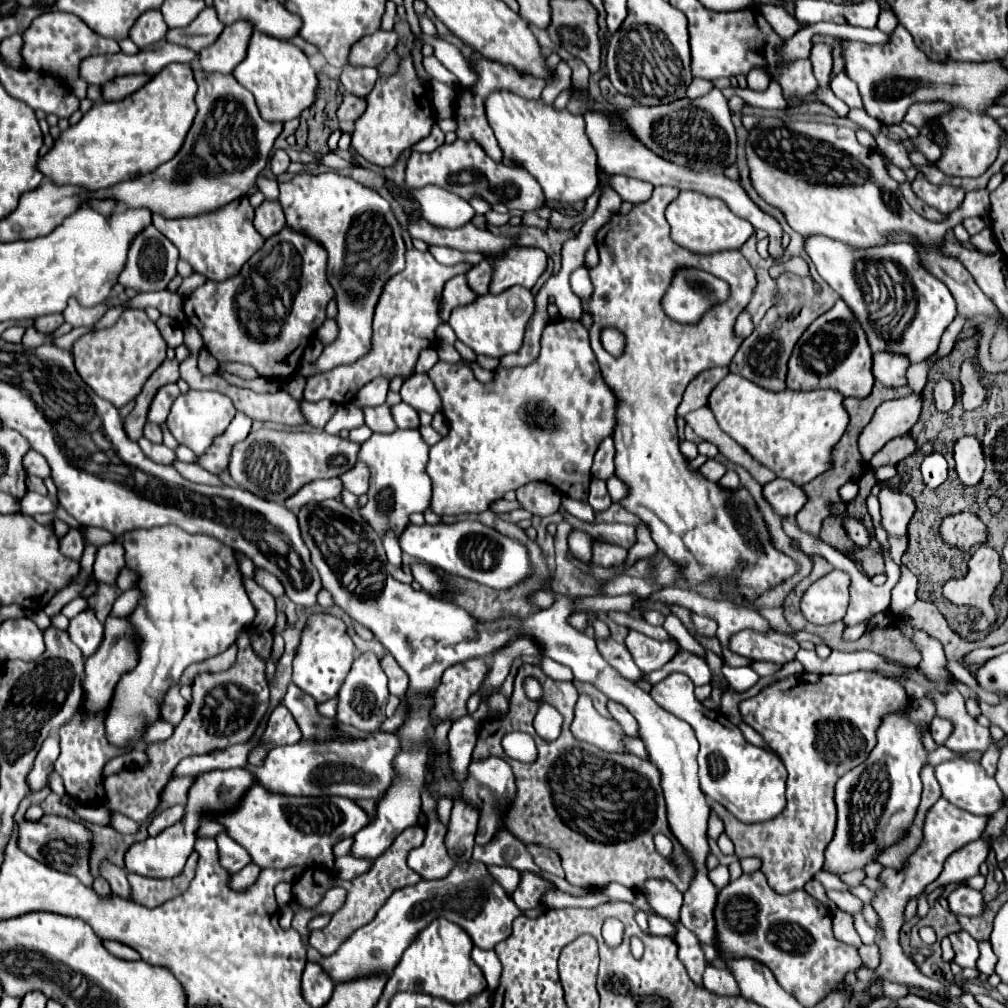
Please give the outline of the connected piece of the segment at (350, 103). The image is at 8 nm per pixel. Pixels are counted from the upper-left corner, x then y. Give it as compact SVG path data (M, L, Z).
M346 93L340 107L338 107L338 121L350 125L364 113L364 109L366 109L366 101L362 97Z

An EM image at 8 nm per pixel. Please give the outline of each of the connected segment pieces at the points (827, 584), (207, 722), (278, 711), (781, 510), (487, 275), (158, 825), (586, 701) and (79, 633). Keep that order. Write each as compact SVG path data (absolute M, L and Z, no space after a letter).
M832 571L818 579L802 597L802 613L810 623L830 625L844 619L848 607L850 577L844 571Z
M242 631L236 637L238 657L228 671L220 673L200 673L194 677L192 685L192 705L188 707L184 719L176 725L174 733L166 741L146 743L144 753L148 761L144 765L122 769L106 777L106 807L112 813L122 813L138 823L146 821L148 815L160 805L162 785L166 785L176 769L176 765L190 755L204 755L214 749L224 749L228 745L246 743L256 731L260 719L268 709L268 681L266 681L266 663L260 659L250 643L248 631Z
M278 705L268 719L268 727L266 727L264 735L260 737L260 743L248 753L248 763L254 767L260 767L260 763L264 763L270 749L274 749L278 745L298 743L300 737L302 737L300 729L298 729L296 721L292 719L290 711L284 705Z
M774 479L764 485L764 497L782 517L794 517L806 503L804 489L788 479Z
M482 261L478 265L472 267L472 271L466 273L468 285L474 293L478 295L486 295L488 293L488 285L492 281L492 265L488 261Z
M174 805L174 807L164 809L162 813L154 815L154 819L150 821L150 825L148 825L148 833L150 833L152 837L160 835L166 827L178 823L178 821L182 819L182 815L184 815L184 807L182 807L182 805Z
M579 694L570 729L575 739L592 743L606 753L628 753L622 727L614 719L600 715L588 695Z
M86 609L84 613L80 613L78 617L74 617L70 621L70 629L68 629L70 639L80 647L84 657L90 657L96 653L96 649L102 643L104 637L104 627L102 623L94 617L92 609Z

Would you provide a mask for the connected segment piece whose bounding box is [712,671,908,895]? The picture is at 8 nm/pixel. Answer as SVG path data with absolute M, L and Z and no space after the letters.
M854 671L848 675L796 675L772 683L764 687L756 697L740 703L744 723L748 723L754 731L762 735L762 739L778 753L788 771L788 787L786 787L788 805L776 819L752 825L738 821L720 803L712 803L712 809L724 821L726 835L732 839L736 855L740 859L744 857L762 859L762 873L766 875L768 885L776 893L784 895L802 889L804 883L810 881L814 873L822 869L824 851L832 841L836 827L836 805L834 805L836 781L868 757L868 753L876 745L876 729L884 713L902 711L906 705L908 705L906 691L896 681L886 679L876 671Z

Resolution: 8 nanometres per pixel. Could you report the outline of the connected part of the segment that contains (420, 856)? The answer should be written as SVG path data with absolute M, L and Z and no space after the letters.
M422 793L422 807L428 813L426 841L420 849L414 849L408 855L408 867L422 875L422 879L444 879L446 873L454 867L454 861L444 847L446 827L436 819L436 799Z

